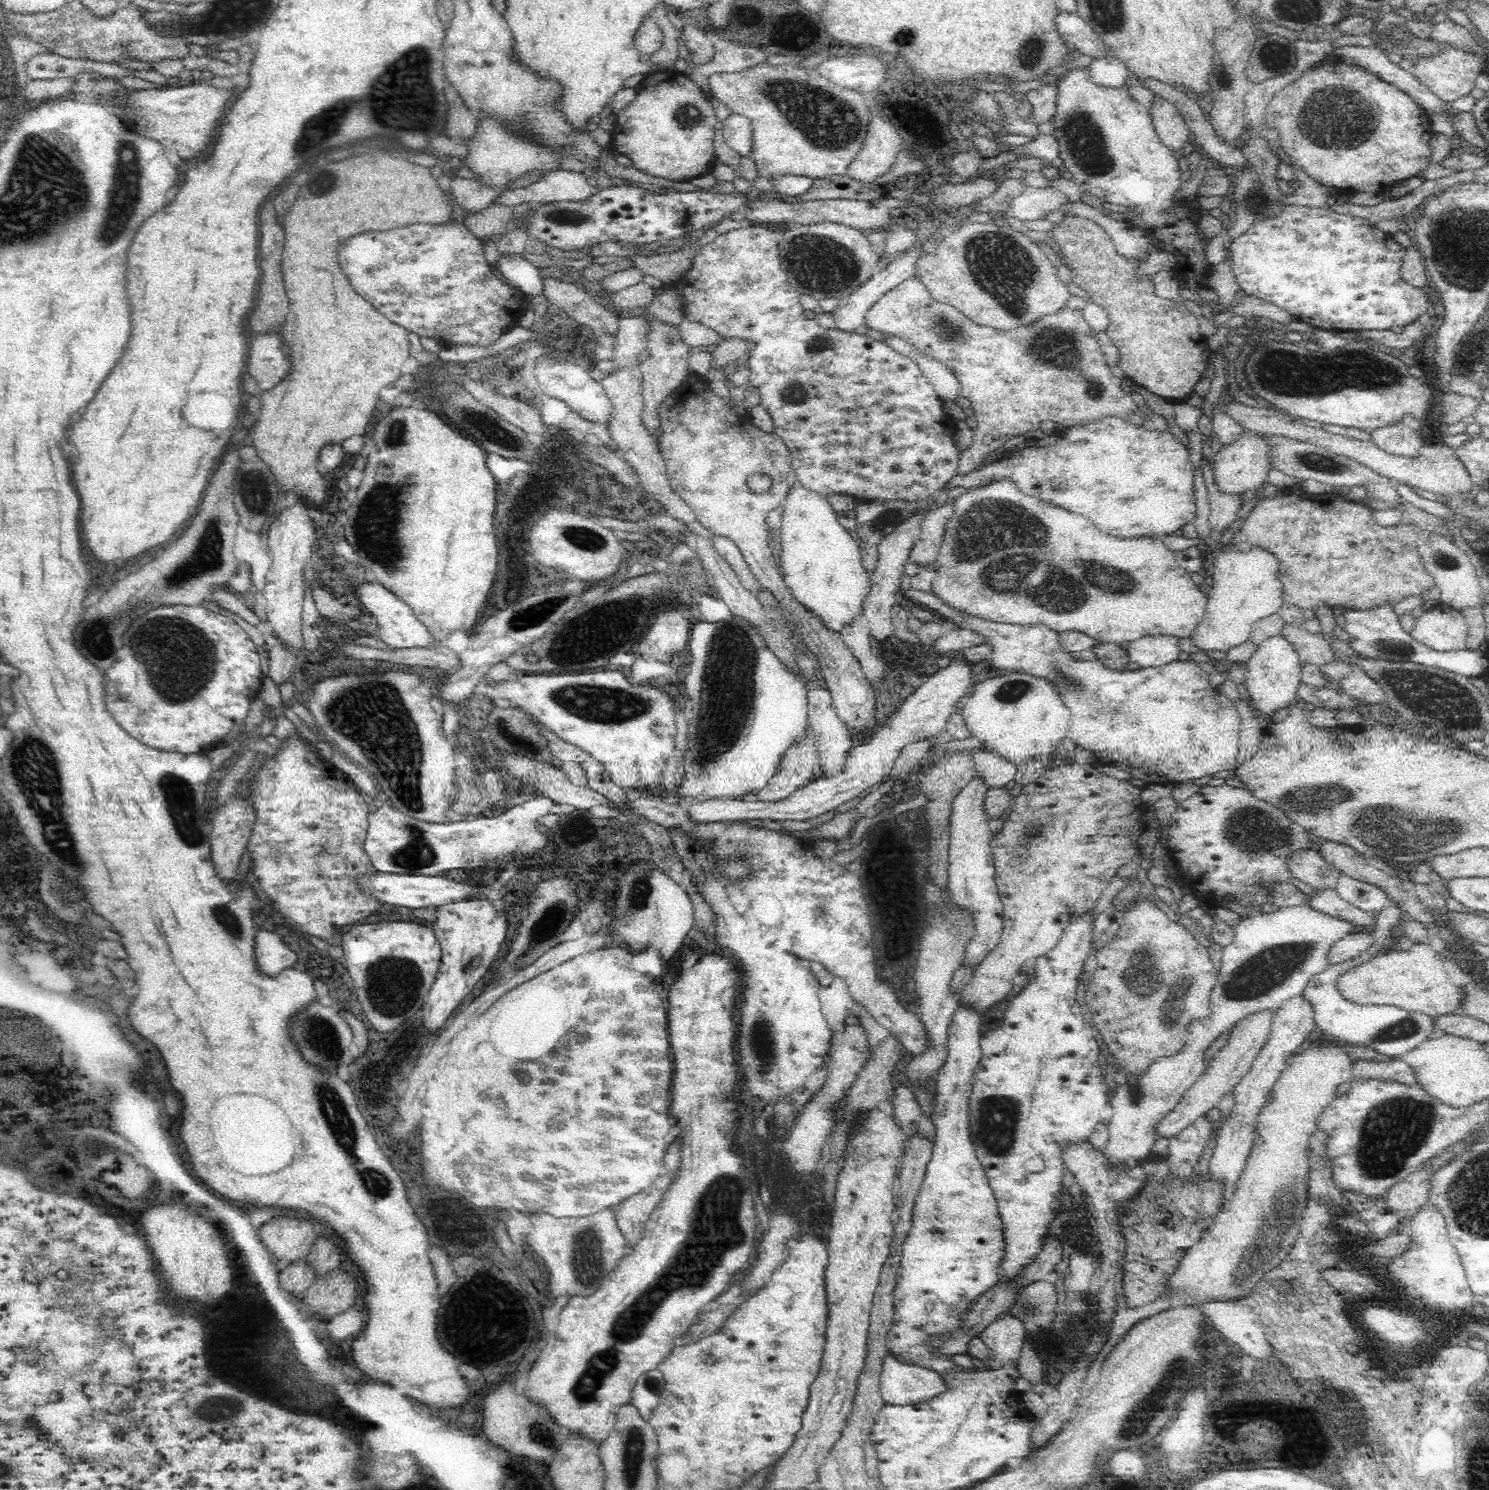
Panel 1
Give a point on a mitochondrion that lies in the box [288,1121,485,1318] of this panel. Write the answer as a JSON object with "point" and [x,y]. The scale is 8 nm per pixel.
{"point":[377,1184]}

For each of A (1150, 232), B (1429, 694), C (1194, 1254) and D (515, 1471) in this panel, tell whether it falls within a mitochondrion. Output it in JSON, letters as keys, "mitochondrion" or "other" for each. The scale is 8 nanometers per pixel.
{"A":"other","B":"mitochondrion","C":"other","D":"other"}

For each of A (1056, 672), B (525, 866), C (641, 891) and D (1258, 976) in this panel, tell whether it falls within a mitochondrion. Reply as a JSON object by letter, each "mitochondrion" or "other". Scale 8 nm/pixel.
{"A":"mitochondrion","B":"other","C":"mitochondrion","D":"mitochondrion"}

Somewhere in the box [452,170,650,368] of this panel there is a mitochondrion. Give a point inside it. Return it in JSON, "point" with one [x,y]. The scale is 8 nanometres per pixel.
{"point":[578,217]}

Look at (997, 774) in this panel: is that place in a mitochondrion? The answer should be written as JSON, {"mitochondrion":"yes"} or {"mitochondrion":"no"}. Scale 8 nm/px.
{"mitochondrion":"no"}

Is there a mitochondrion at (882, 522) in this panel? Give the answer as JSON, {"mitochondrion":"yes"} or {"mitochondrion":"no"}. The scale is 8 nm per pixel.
{"mitochondrion":"yes"}

